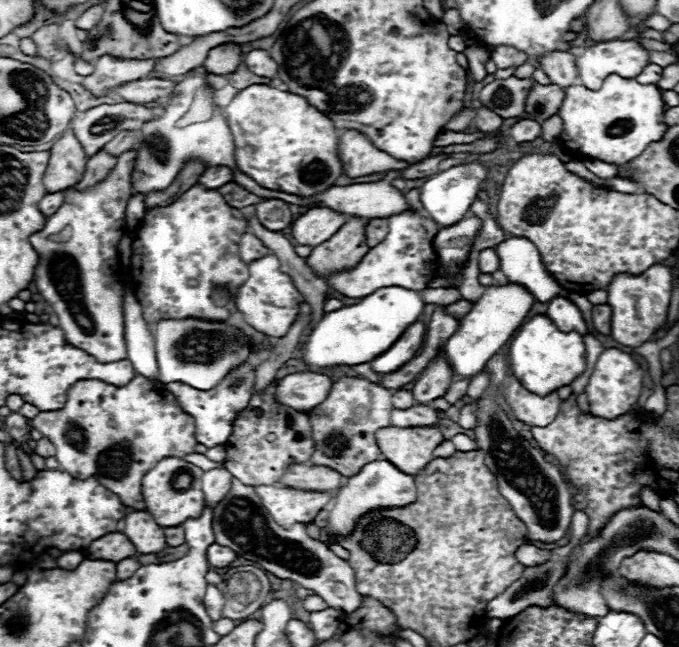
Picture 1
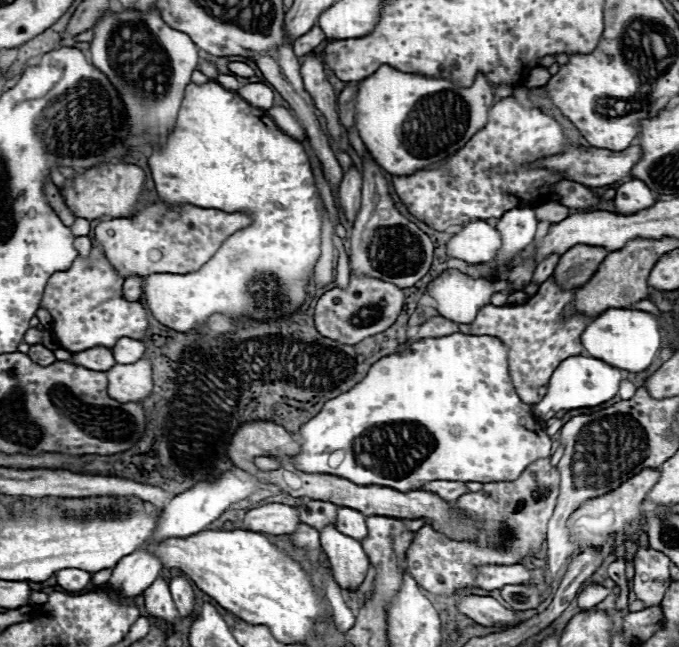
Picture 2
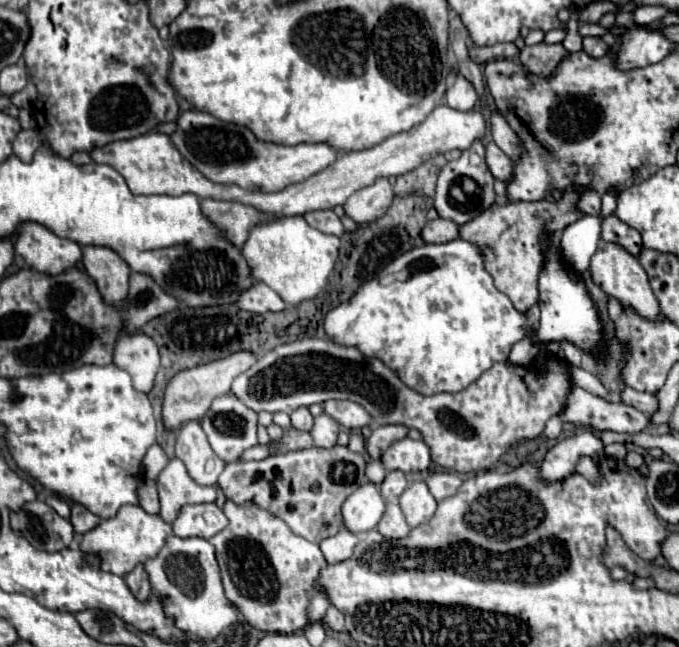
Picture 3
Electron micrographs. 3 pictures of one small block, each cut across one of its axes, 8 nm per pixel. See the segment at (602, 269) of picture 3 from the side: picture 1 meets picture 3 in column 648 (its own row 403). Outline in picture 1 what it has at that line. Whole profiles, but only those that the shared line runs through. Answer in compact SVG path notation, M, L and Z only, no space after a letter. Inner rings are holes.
M298 372L298 374L288 374L276 392L276 398L280 404L286 404L294 410L312 410L324 398L328 398L332 388L332 380L326 374L320 372Z

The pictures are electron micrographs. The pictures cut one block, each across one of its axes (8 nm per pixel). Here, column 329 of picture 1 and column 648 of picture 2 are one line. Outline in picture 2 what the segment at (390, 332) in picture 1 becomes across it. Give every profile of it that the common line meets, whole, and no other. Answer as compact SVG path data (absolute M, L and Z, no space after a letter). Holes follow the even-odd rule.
M608 308L586 326L582 334L582 346L592 358L598 358L614 368L628 372L642 372L652 364L654 356L660 350L660 326L656 316L650 312Z

